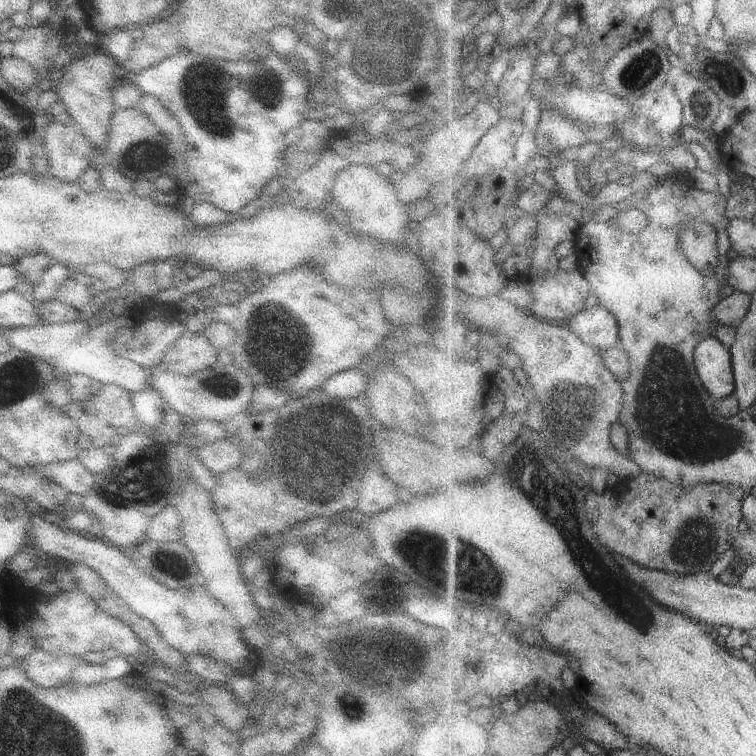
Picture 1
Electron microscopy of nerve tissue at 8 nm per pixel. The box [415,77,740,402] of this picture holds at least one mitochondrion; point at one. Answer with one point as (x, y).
(699, 108)

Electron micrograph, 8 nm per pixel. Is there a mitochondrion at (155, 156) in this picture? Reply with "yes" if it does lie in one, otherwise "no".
no

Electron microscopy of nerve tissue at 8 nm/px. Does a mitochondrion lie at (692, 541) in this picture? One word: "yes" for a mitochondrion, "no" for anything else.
yes

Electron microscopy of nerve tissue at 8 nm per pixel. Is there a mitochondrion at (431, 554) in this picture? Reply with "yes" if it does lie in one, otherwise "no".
yes

